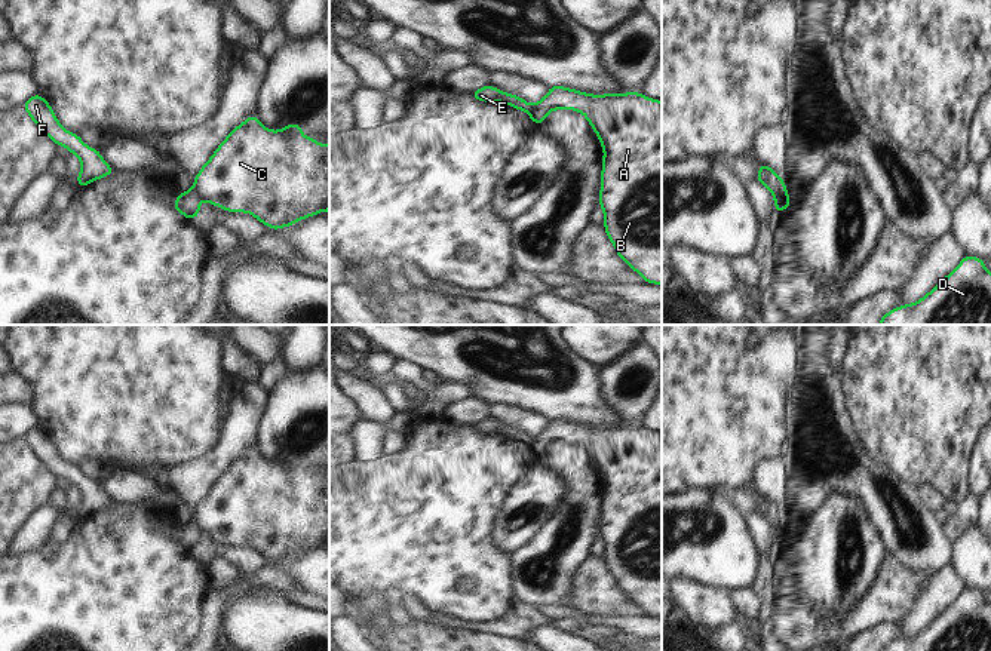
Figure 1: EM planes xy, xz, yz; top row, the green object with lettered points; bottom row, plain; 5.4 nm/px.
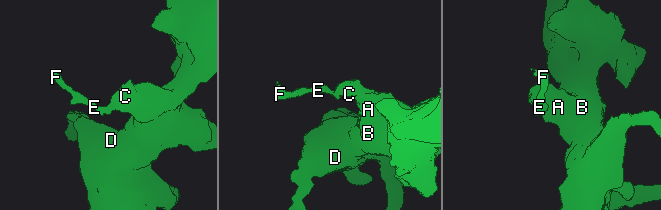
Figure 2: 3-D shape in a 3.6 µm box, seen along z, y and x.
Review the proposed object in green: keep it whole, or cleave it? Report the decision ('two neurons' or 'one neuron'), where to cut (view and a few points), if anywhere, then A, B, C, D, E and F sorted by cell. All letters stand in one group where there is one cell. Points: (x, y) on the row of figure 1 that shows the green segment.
two neurons; cut in yz along (775, 195), (779, 196), (785, 206); A B C D / E F

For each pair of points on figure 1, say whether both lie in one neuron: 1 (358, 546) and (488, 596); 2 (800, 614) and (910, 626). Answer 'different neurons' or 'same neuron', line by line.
1: same neuron
2: different neurons

